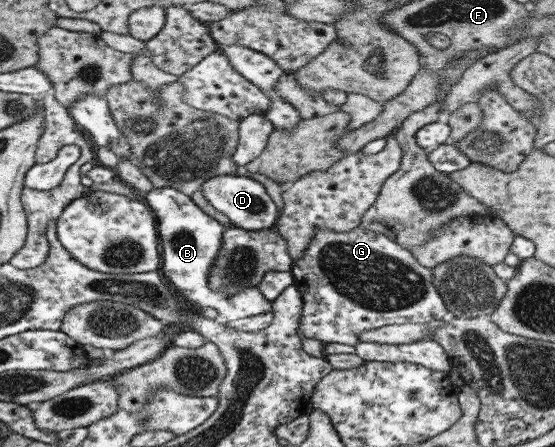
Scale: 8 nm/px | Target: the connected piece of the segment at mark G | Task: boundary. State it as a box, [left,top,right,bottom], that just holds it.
[290,227,450,347]

